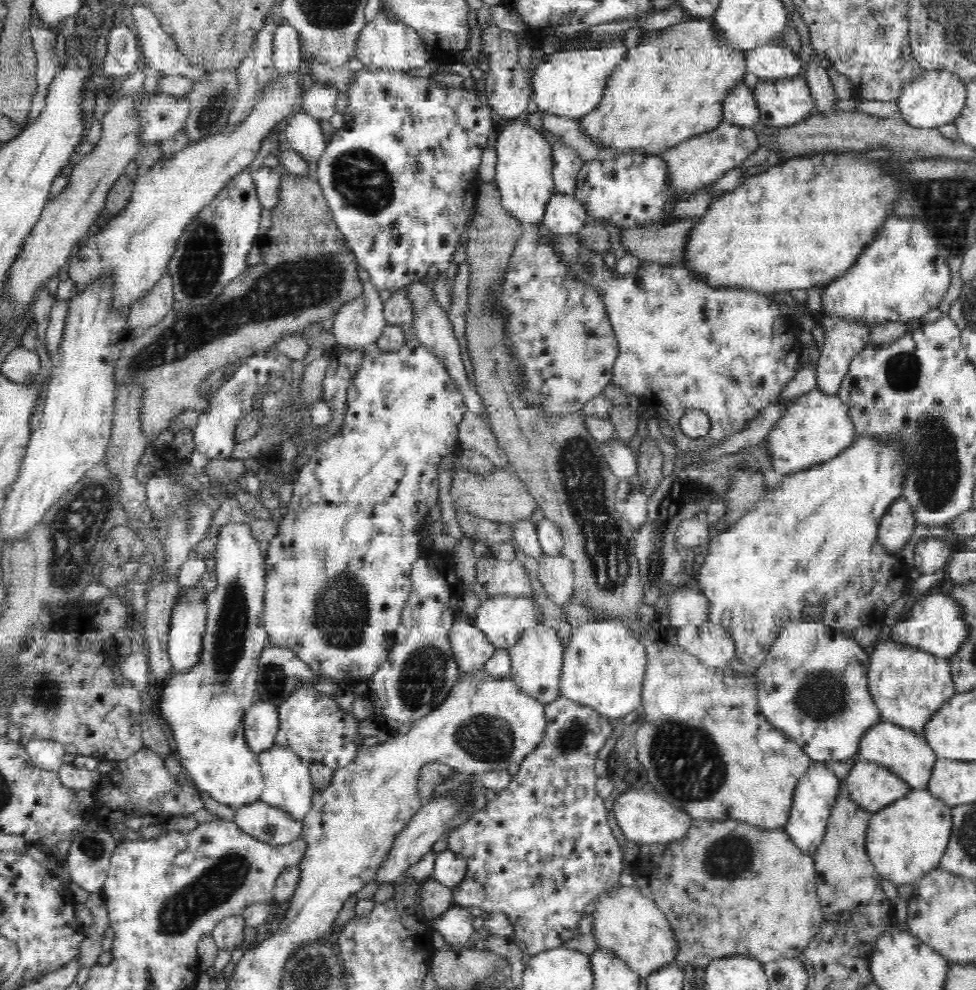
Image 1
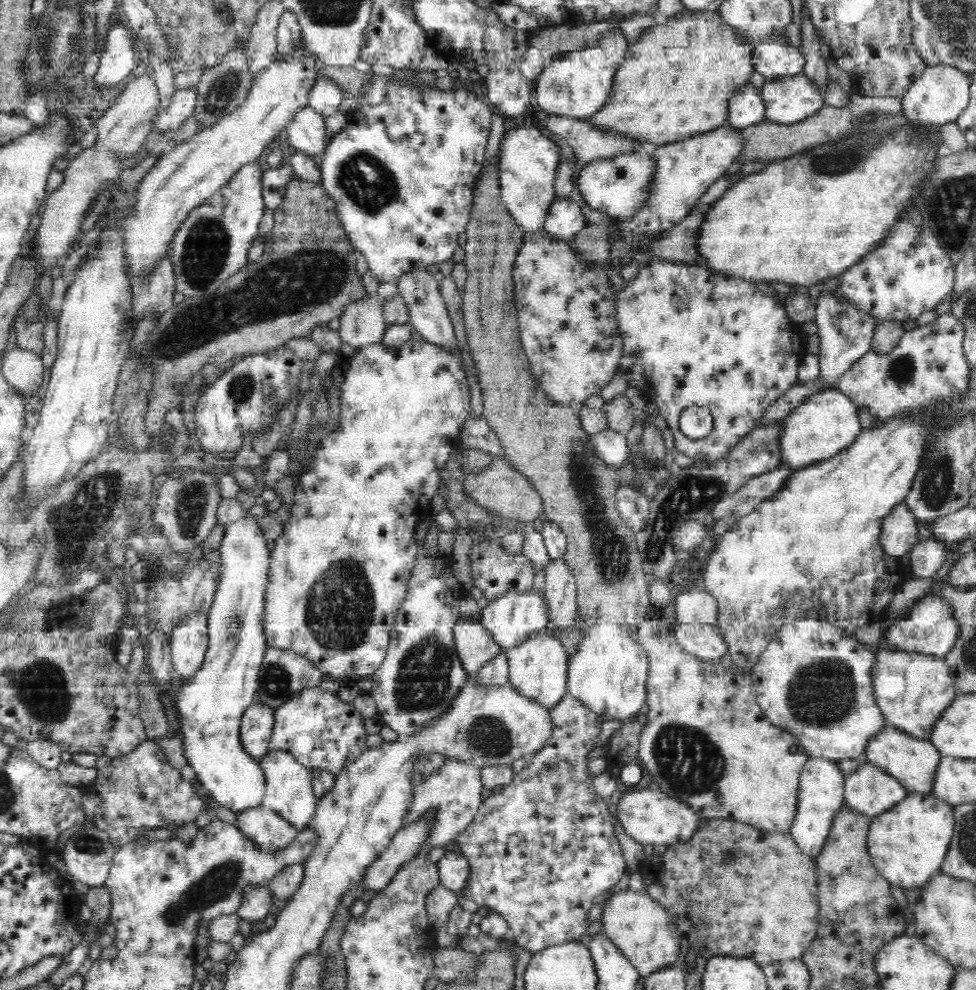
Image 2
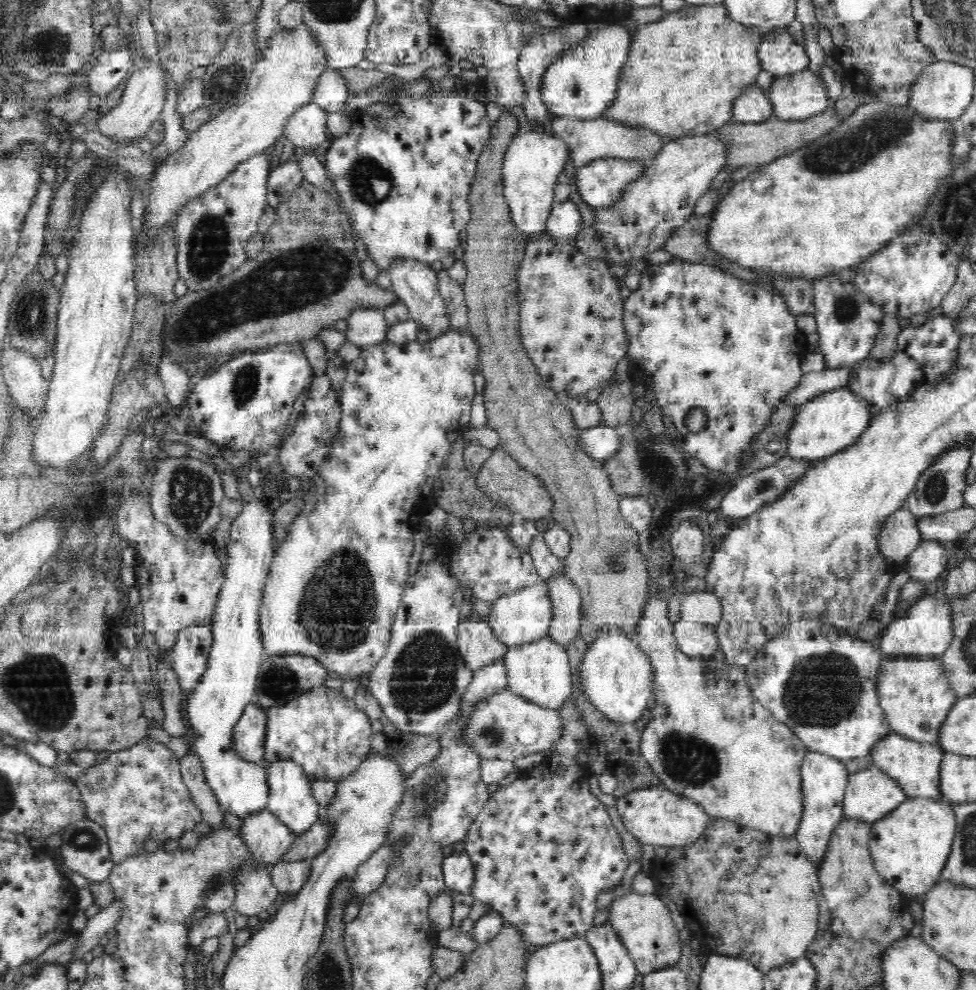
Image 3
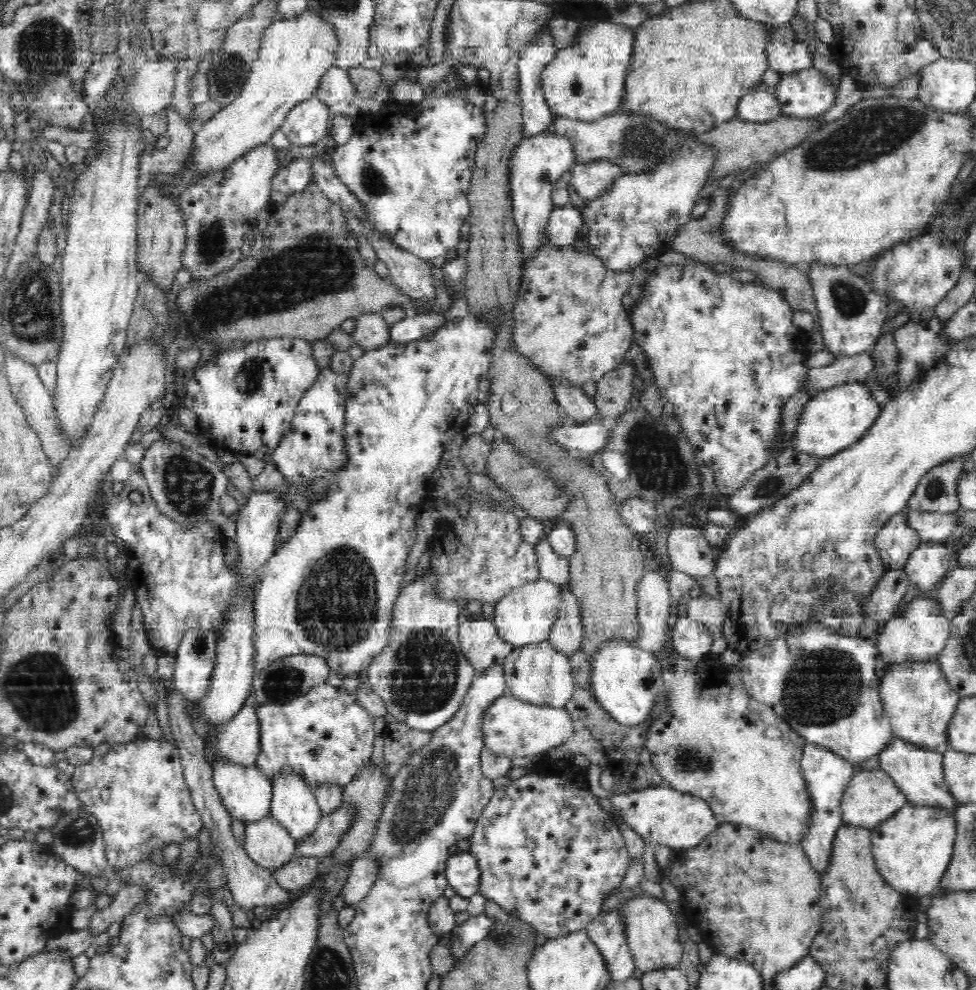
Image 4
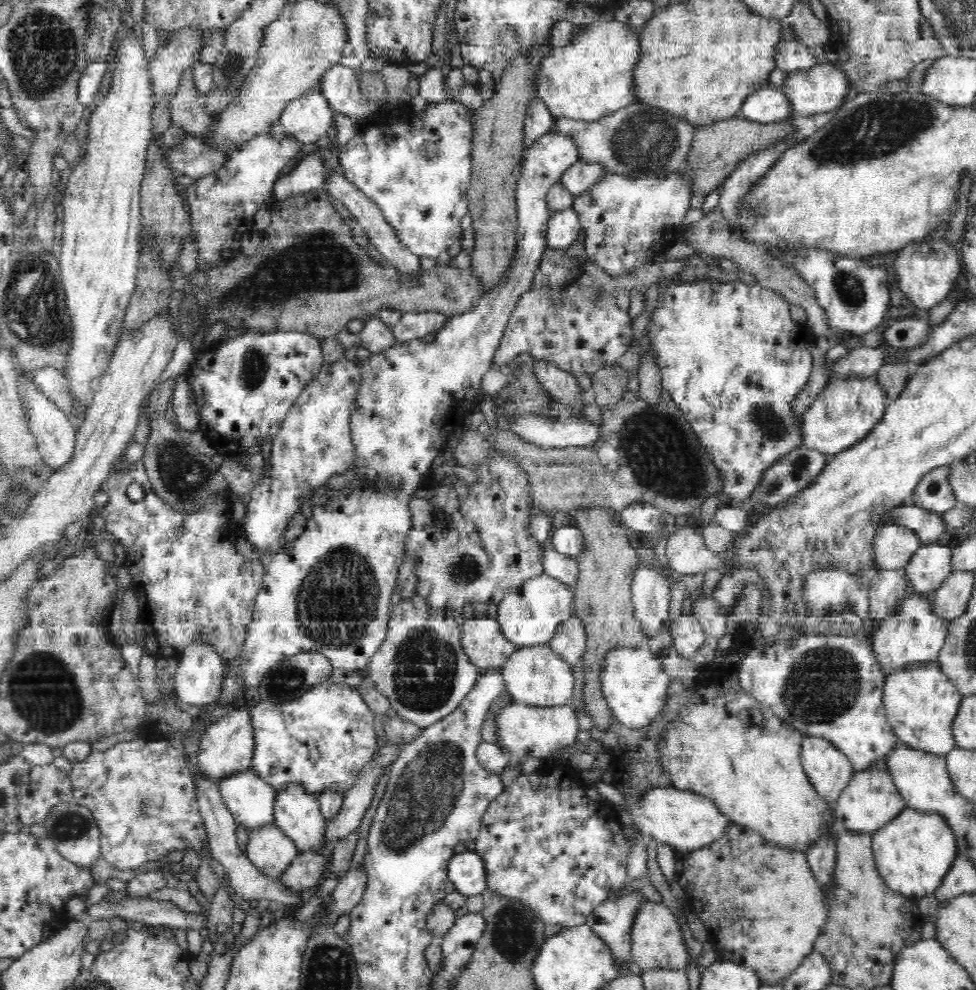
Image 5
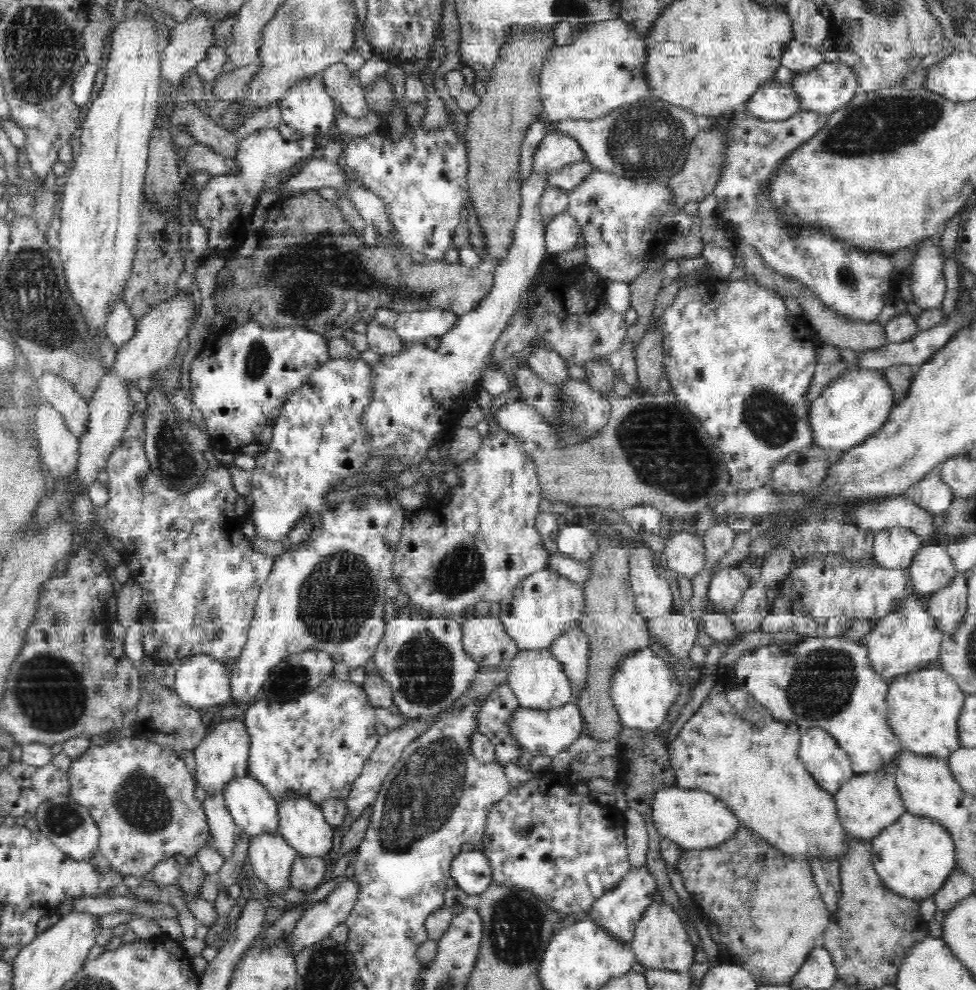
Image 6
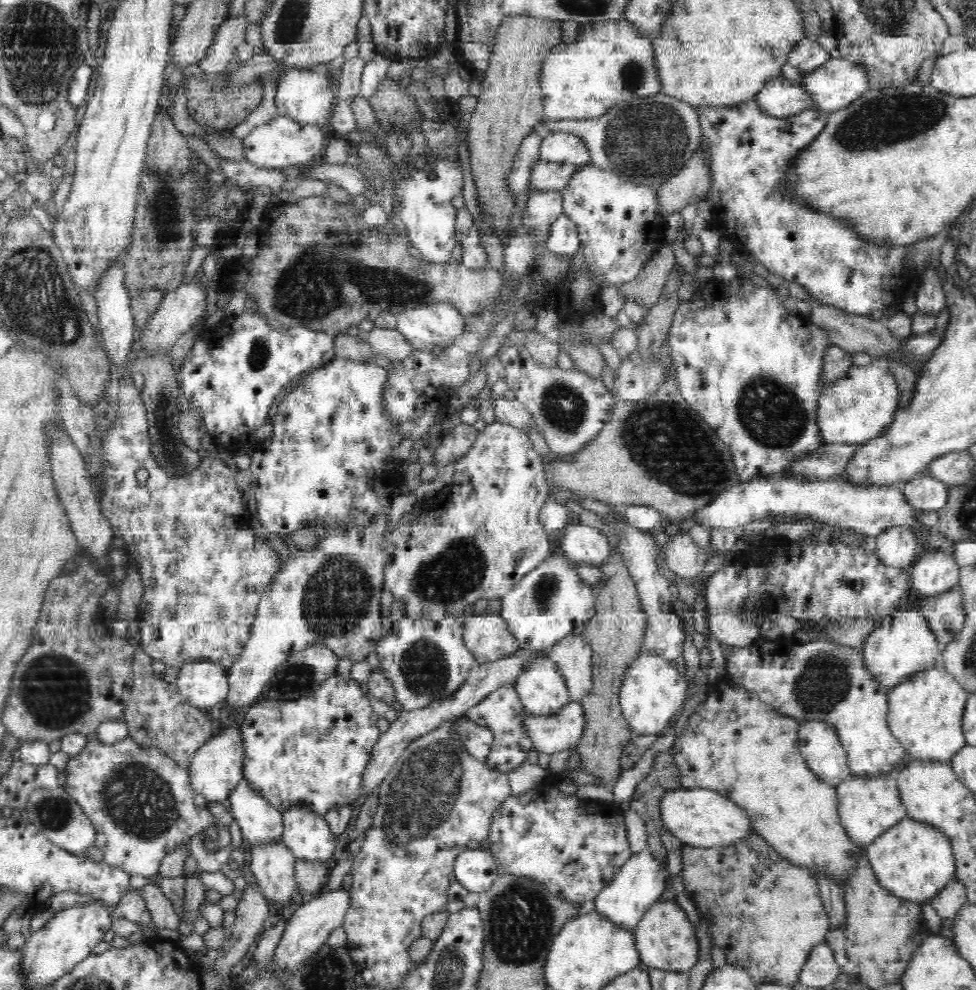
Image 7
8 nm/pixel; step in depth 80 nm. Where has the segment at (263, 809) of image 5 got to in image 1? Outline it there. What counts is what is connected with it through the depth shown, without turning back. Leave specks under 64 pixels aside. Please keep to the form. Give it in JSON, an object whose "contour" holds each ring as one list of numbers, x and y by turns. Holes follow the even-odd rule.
{"contour":[[240,522,228,523,221,528,218,537,218,544,216,544,216,578,217,586,212,592,211,597,208,598,207,610,207,627,203,634,203,650,200,662,194,669,188,669,184,673,176,673,170,678,166,678,163,682,161,691,157,700,157,710,161,719,168,726,168,730,174,736,176,742,176,753,180,759,181,765,186,768,188,780,192,781,196,788,200,791,209,792,210,797,223,805,230,805,234,809,242,809,244,806,252,805,254,802,260,801,260,795,264,792,265,782,260,768,259,758,250,747,246,744,246,737,244,737,244,716,246,711,256,702,257,692,257,676,260,668,260,656,263,650,268,645,267,630,263,621,263,606,266,592,266,572,267,572,267,556,265,554,258,554,256,542,250,536,250,527]]}

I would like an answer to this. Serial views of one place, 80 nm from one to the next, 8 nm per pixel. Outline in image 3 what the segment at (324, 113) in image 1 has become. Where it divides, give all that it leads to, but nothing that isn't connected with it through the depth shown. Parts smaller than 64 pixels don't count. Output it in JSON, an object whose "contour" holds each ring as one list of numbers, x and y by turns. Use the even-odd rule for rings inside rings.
{"contour":[[336,70,325,71,313,94,312,103,324,108,328,114,345,112,349,100,348,89,342,75]]}

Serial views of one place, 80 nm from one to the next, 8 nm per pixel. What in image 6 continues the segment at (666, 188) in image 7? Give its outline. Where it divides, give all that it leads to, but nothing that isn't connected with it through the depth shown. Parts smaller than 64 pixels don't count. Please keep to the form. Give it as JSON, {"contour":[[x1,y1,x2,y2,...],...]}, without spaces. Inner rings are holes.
{"contour":[[705,128,695,136,685,165,666,184,669,191,668,203,672,207,682,208,688,202,700,202,705,196,712,194,720,177,720,162,722,162,722,135,718,129]]}

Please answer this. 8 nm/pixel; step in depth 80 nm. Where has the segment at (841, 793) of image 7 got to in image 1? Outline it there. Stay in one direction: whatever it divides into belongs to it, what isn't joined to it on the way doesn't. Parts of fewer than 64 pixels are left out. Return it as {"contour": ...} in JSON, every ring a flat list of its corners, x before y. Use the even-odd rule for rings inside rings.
{"contour":[[857,761,843,780,850,801,876,814,908,794,909,786,890,769,872,761]]}

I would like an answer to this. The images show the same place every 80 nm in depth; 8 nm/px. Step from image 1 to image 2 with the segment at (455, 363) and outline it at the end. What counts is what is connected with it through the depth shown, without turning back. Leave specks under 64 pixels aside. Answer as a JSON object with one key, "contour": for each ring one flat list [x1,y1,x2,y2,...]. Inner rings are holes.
{"contour":[[412,268,400,276,396,282,397,293,406,301,408,311,410,311,410,321,416,332,422,336,426,342,432,342,438,346,458,346,458,341,454,337,454,329,446,303,442,298,439,289,439,275,432,275,424,268]]}

